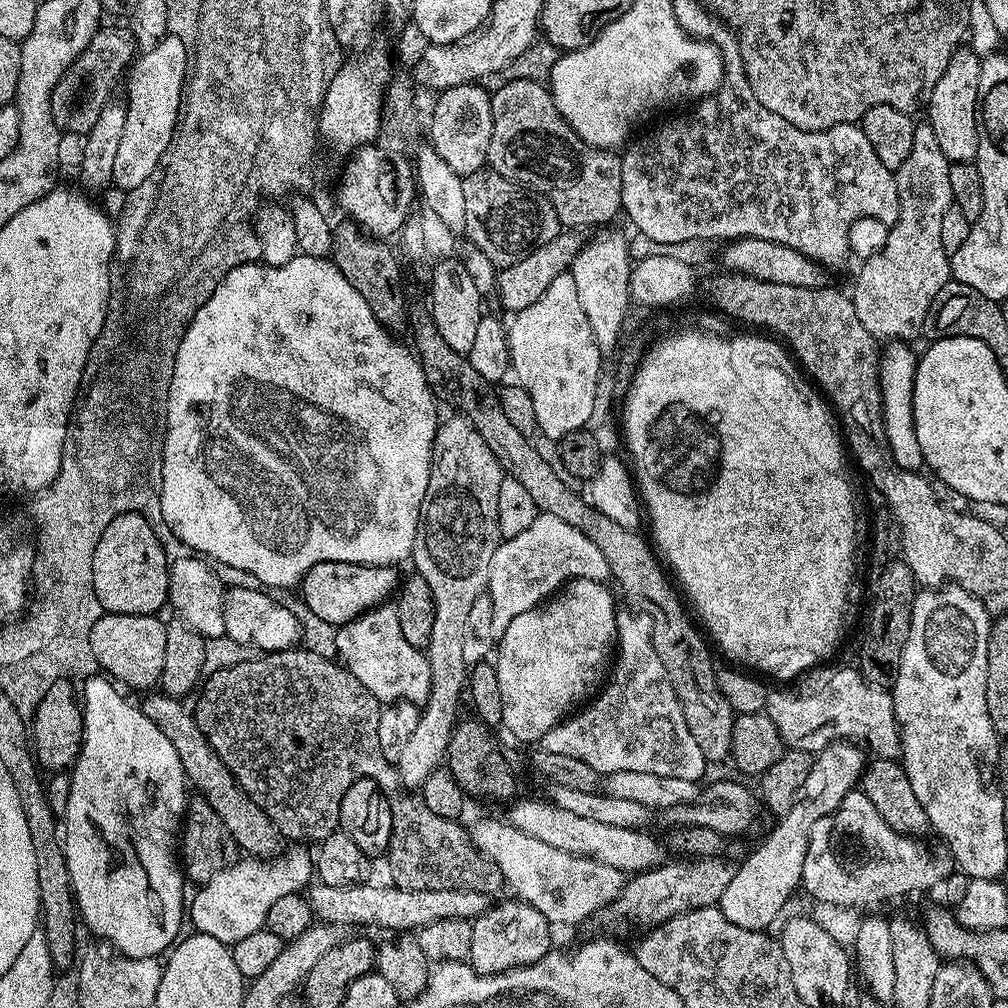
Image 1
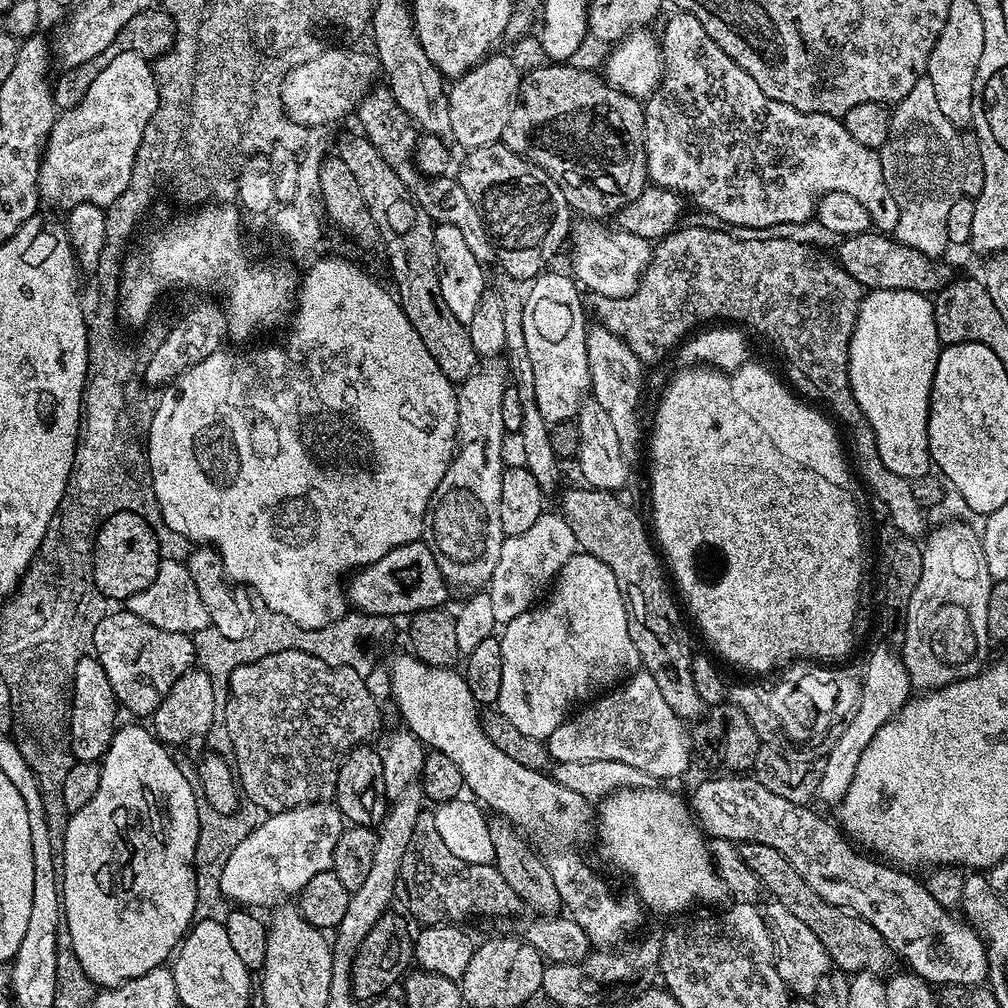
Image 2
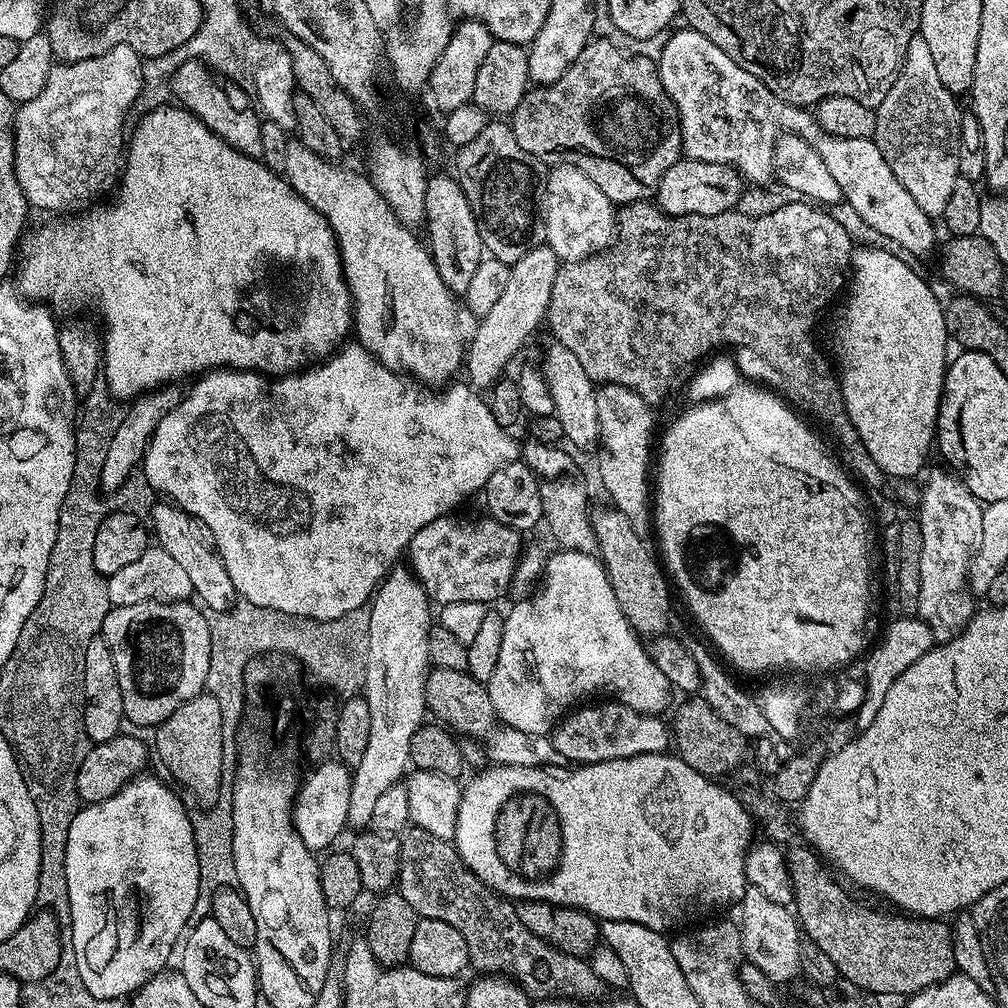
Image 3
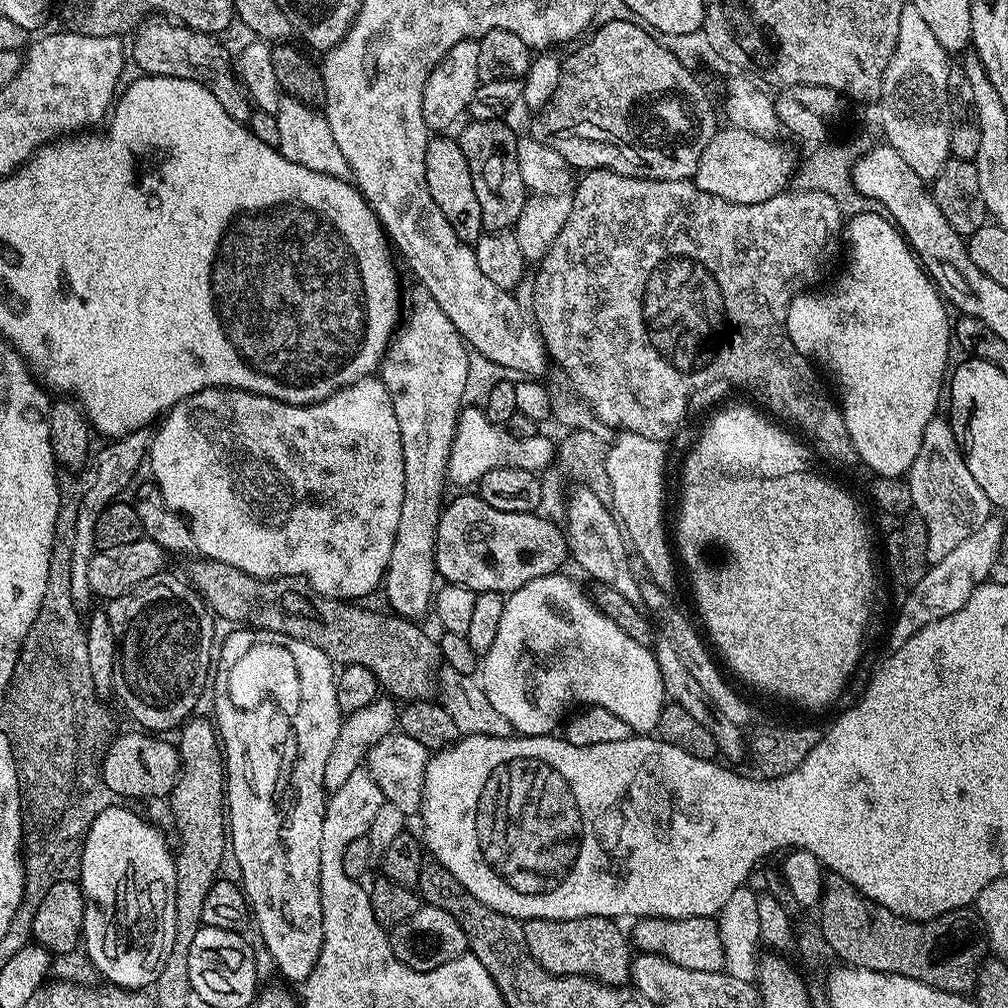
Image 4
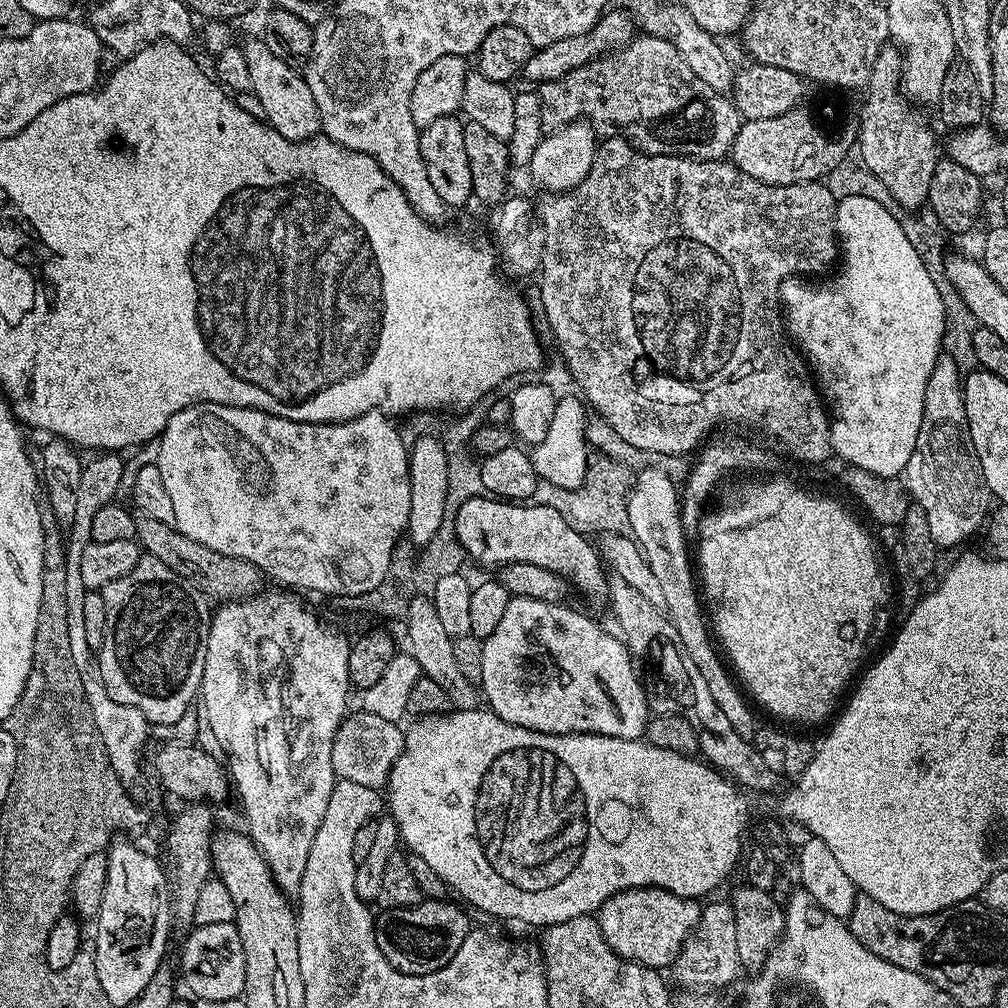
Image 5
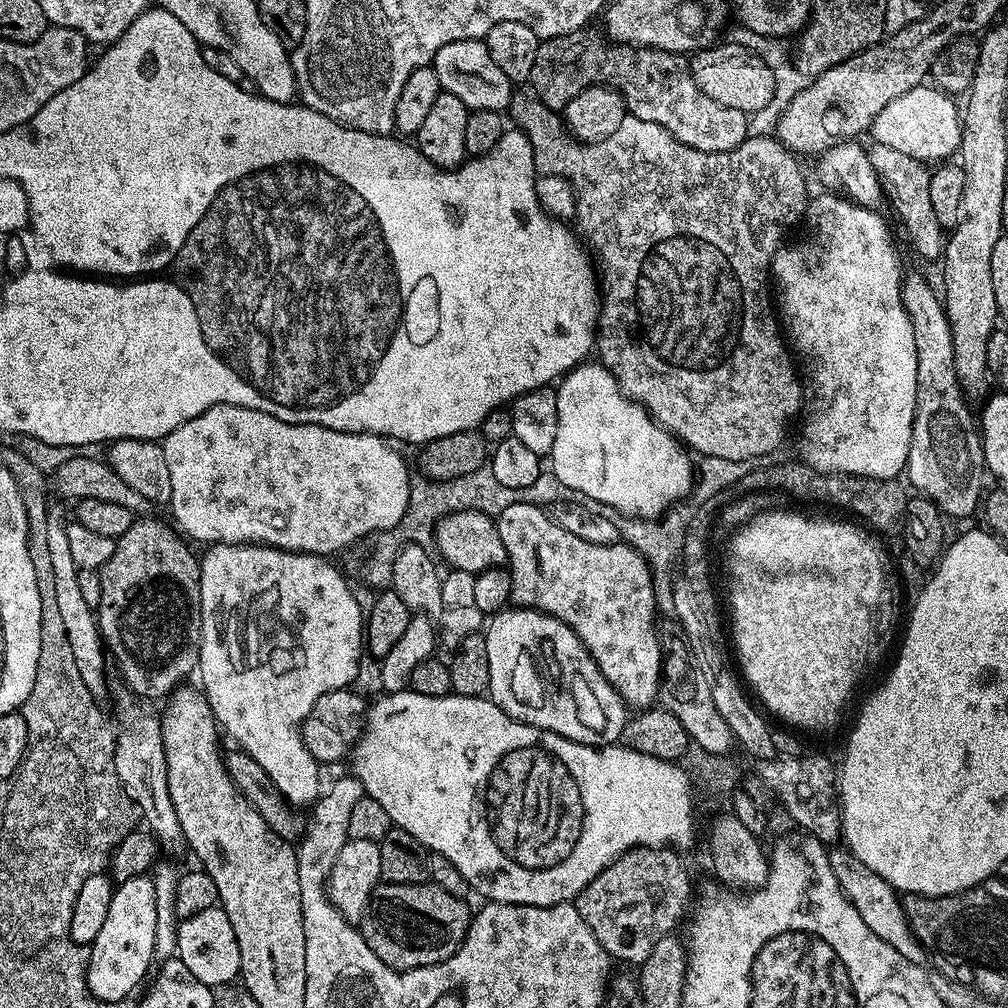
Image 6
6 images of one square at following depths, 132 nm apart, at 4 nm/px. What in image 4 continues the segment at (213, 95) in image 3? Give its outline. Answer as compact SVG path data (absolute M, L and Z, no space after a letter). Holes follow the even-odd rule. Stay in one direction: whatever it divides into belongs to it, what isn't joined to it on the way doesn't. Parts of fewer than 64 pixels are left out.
M148 18L135 29L136 41L130 44L130 56L136 59L141 73L150 76L173 76L196 80L204 84L222 102L222 110L230 118L248 122L254 111L253 105L246 99L242 85L234 71L233 61L228 60L228 52L220 48L215 35L199 32L168 18ZM148 20L148 21L147 21ZM145 23L145 24L144 24ZM144 24L144 25L143 25Z

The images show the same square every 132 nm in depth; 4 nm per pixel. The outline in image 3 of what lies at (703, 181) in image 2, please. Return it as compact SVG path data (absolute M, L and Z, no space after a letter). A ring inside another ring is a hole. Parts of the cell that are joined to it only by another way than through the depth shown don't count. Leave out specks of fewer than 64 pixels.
M681 28L681 32L674 33L672 37L669 35L665 39L658 59L658 71L664 92L678 117L680 143L683 155L687 159L711 164L729 164L745 181L752 183L753 180L756 184L764 184L768 179L773 179L774 147L778 139L785 134L802 137L817 152L824 152L824 148L828 148L828 132L820 128L811 111L795 104L785 104L767 86L758 82L758 78L754 78L750 70L742 70L742 66L738 66L738 62L734 62L730 54L718 50L718 46L710 42L710 38L698 34L693 28Z

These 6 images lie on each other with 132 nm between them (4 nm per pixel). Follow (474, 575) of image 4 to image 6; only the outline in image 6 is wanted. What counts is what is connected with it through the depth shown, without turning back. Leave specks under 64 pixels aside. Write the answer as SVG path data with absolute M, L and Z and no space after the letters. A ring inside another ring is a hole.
M532 504L507 506L495 517L496 529L506 546L507 567L512 574L513 605L533 608L558 618L586 646L600 673L614 686L625 705L632 710L647 710L657 703L660 695L662 645L658 635L652 569L645 556L625 542L595 544L586 542L570 530L562 530L543 507Z

